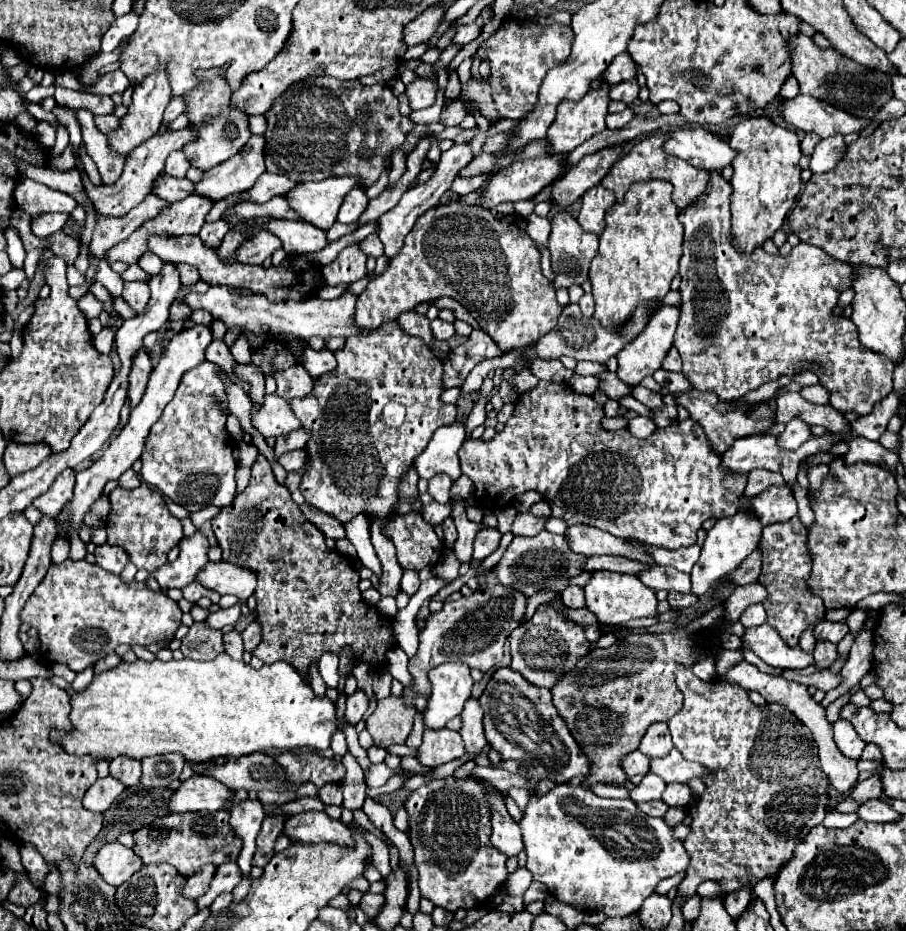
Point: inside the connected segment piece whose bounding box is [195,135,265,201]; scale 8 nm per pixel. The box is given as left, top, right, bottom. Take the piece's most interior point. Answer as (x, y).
(239, 173)

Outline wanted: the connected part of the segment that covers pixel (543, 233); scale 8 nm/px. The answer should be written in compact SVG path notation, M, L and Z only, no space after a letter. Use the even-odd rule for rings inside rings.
M531 213L529 217L527 217L527 233L529 233L529 237L535 241L535 245L537 247L541 247L541 245L547 245L547 235L549 235L549 229L551 229L551 225L549 225L549 219L547 217L539 217L537 213Z

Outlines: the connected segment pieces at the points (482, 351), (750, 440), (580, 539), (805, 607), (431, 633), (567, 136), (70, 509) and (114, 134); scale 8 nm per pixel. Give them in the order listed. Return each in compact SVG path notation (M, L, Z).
M475 329L467 337L467 341L463 345L459 345L457 349L451 351L449 359L445 361L445 367L443 367L443 375L445 375L443 377L443 387L445 389L449 389L449 387L461 387L465 383L467 375L471 373L471 369L479 361L495 357L495 355L503 355L503 353L485 335L485 331Z
M751 435L751 437L743 437L737 439L723 455L721 455L721 463L725 469L729 469L735 475L747 475L753 469L769 469L769 471L779 471L783 475L783 479L787 481L787 485L793 485L797 481L797 471L799 471L799 463L809 457L815 455L817 451L829 451L831 445L835 443L835 439L841 439L841 435L825 435L825 437L811 437L809 441L805 441L799 449L795 451L783 451L781 447L777 447L775 443L775 435Z
M573 525L567 529L567 539L575 553L583 555L631 555L631 559L643 559L643 563L653 563L649 555L643 555L643 549L633 549L631 541L617 541L607 531L599 531L591 525Z
M797 515L785 523L767 525L761 535L763 571L759 583L769 591L769 597L763 601L763 607L767 611L767 623L781 635L781 639L789 647L797 647L801 633L825 619L823 599L813 595L807 585L813 567L813 557L807 549L807 535L809 531L803 527Z
M495 573L487 575L485 591L479 589L473 593L473 597L461 597L459 601L445 601L443 609L431 613L425 621L425 627L419 633L419 651L415 657L409 659L409 673L413 675L413 685L403 689L401 699L405 701L405 705L415 707L415 701L419 697L427 699L431 695L429 671L435 665L465 659L469 667L477 667L483 673L493 669L503 659L505 639L515 627L521 625L525 607L527 599L511 587L503 587L495 579Z
M601 75L601 85L597 89L589 89L587 95L581 101L561 101L559 103L555 123L551 123L551 127L547 131L547 139L551 141L551 153L569 153L577 145L581 145L583 141L591 139L595 133L601 133L607 127L605 117L609 113L607 107L609 107L609 101L611 101L609 89L611 89L611 85Z
M195 325L195 327L189 327L189 329L183 329L179 331L177 335L171 337L171 341L167 343L167 347L163 349L163 355L157 363L157 367L153 369L151 377L149 377L149 383L147 383L147 391L141 399L141 403L131 411L131 417L129 417L129 423L123 427L121 435L109 445L109 449L101 455L101 459L97 459L89 469L81 471L76 475L75 491L73 491L73 499L61 509L61 513L55 517L55 525L57 525L57 535L63 537L63 539L69 539L69 531L75 531L79 533L81 527L83 527L83 519L87 515L87 511L91 509L91 505L103 495L103 487L107 481L111 479L119 479L119 475L123 471L127 471L135 459L141 457L143 453L143 447L145 447L145 439L149 435L149 429L151 425L159 419L161 411L165 409L165 405L173 399L177 387L179 387L179 381L181 377L199 367L203 361L205 361L205 349L207 345L213 341L213 335L211 335L211 327L209 325Z
M155 69L139 85L135 85L133 101L131 101L131 105L127 109L127 115L121 117L121 123L119 123L117 129L107 133L107 143L109 143L109 147L113 151L117 151L121 155L129 155L139 143L147 141L151 135L155 135L159 131L163 111L165 111L167 103L171 101L171 85L169 85L167 75L169 75L167 69Z

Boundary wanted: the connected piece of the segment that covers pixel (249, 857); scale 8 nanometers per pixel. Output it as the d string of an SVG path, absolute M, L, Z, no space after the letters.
M243 801L235 809L231 809L231 827L235 835L243 841L243 847L237 857L237 865L243 873L241 883L233 889L233 903L241 903L247 897L247 891L251 887L251 867L253 867L253 855L255 855L255 837L261 831L263 823L263 809L259 801Z

